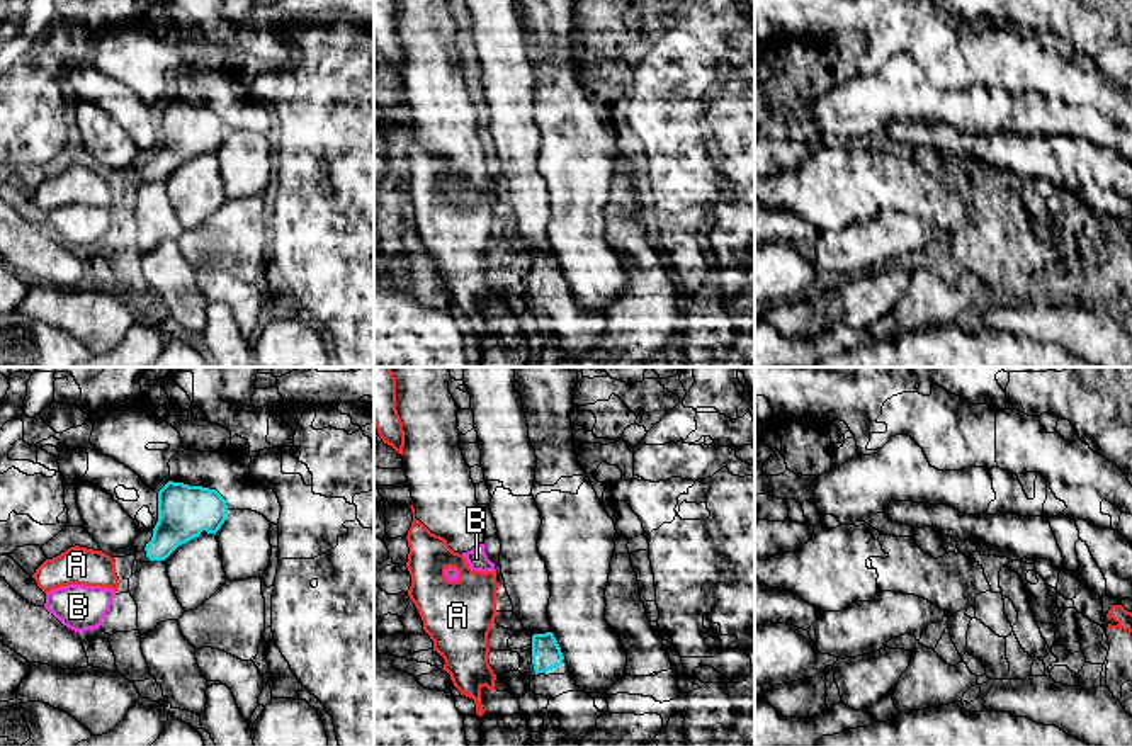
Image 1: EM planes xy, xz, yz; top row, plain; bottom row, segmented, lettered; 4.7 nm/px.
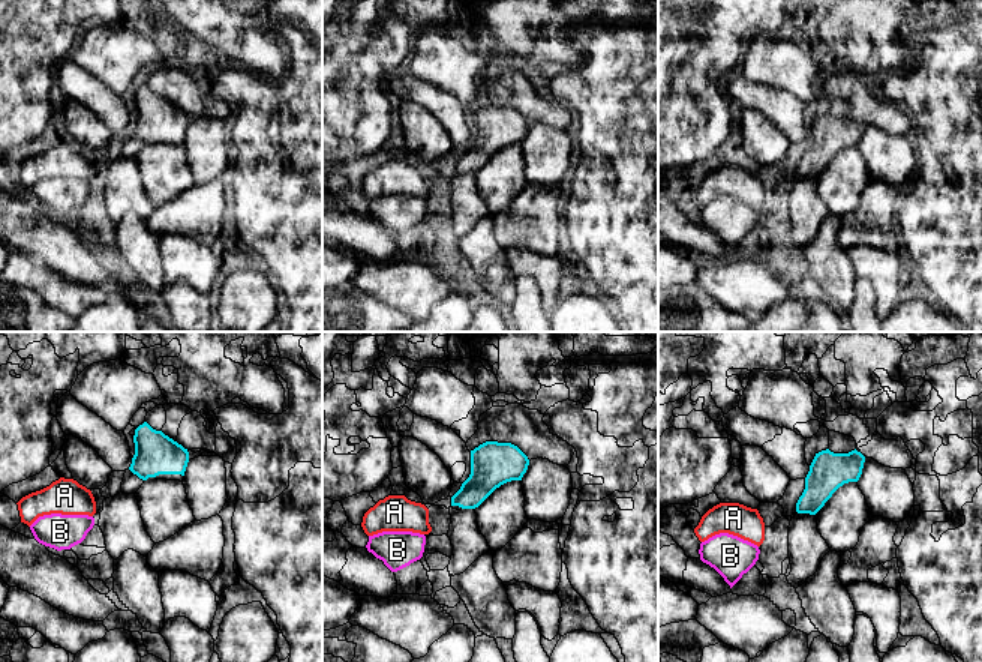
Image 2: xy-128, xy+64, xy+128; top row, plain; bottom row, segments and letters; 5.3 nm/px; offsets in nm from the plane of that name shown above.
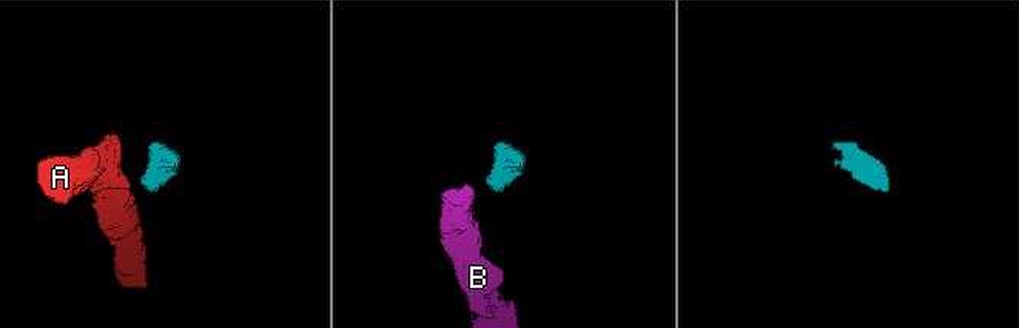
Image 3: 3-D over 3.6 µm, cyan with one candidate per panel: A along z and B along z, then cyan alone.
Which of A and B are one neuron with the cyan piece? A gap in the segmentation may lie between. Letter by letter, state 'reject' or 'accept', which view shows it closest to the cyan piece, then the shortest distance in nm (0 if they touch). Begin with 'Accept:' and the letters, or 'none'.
Accept: none
A: reject; nearest in xy; 150 nm apart
B: reject; nearest in xy; 220 nm apart

